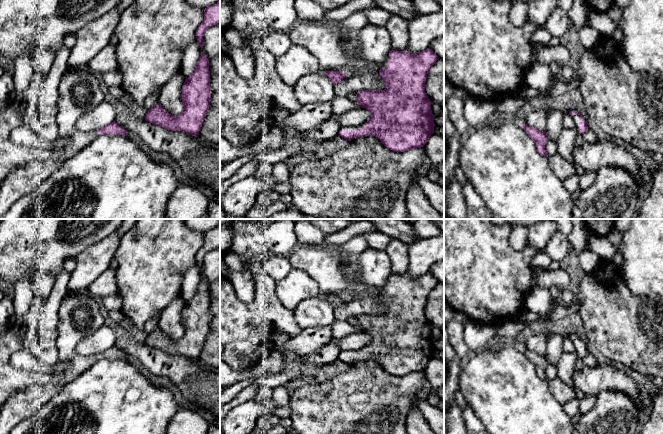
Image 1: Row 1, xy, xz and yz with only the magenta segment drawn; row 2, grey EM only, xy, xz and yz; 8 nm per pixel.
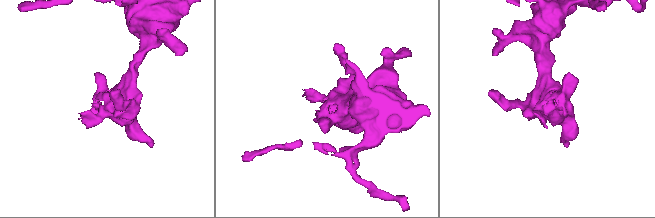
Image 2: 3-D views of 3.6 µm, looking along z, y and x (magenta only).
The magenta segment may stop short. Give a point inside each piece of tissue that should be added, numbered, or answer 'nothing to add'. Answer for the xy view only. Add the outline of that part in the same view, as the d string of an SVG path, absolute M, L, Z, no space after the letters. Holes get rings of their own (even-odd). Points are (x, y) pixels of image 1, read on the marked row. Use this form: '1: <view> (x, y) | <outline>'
1: xy (24, 179) | M76 131L63 149L55 151L44 160L37 160L10 171L0 185L0 218L17 200L32 192L68 158L73 157L98 135L98 131Z

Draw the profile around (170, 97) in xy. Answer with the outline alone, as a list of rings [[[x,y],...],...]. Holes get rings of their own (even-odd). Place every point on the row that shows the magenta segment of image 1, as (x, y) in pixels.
[[[180,69],[159,92],[158,103],[171,115],[179,115],[183,111],[182,86],[184,82],[185,78]]]

